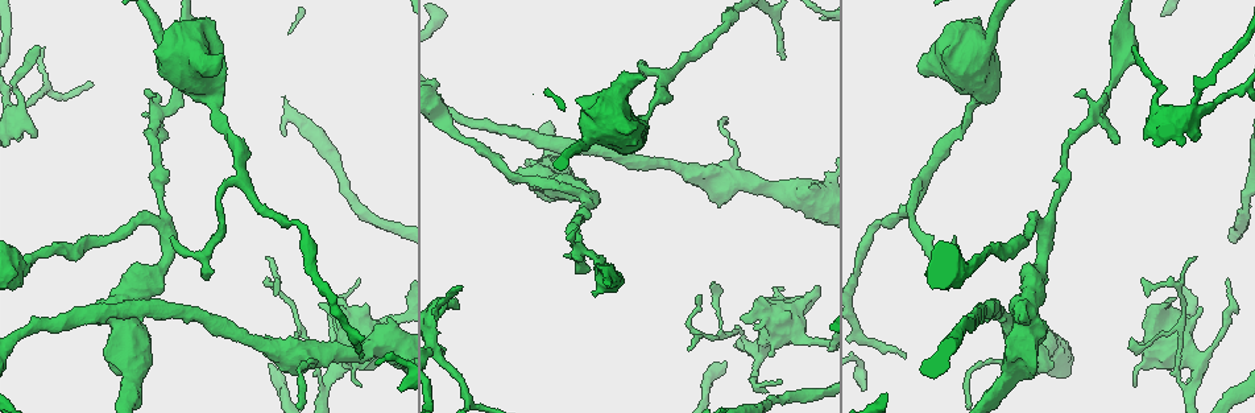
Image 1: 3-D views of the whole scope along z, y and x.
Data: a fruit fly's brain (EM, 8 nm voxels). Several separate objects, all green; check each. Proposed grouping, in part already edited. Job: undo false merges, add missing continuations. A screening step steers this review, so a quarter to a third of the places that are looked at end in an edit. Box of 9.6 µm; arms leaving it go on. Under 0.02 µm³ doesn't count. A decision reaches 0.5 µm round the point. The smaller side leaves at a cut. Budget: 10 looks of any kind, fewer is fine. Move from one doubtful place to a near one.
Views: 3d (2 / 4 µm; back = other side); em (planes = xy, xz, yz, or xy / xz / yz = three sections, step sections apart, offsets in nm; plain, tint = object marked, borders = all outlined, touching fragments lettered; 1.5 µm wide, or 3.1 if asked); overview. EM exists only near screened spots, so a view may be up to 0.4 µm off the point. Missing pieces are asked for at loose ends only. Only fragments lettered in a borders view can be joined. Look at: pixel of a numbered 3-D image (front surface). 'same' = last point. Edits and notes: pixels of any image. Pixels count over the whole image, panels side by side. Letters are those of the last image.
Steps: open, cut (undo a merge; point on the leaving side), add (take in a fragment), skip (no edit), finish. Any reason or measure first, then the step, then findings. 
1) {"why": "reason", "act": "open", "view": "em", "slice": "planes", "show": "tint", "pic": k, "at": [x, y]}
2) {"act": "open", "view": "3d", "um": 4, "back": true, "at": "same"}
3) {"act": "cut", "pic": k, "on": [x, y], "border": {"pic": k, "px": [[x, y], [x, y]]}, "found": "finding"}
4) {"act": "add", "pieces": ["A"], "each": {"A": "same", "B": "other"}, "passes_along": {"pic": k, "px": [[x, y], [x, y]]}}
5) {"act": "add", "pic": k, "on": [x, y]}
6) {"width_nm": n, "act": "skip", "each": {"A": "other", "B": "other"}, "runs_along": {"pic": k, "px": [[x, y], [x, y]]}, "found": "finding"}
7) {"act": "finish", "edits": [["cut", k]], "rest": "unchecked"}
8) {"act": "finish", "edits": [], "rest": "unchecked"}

{"why": "thick turns thin", "act": "open", "view": "3d", "um": 4, "pic": 1, "at": [990, 40]}

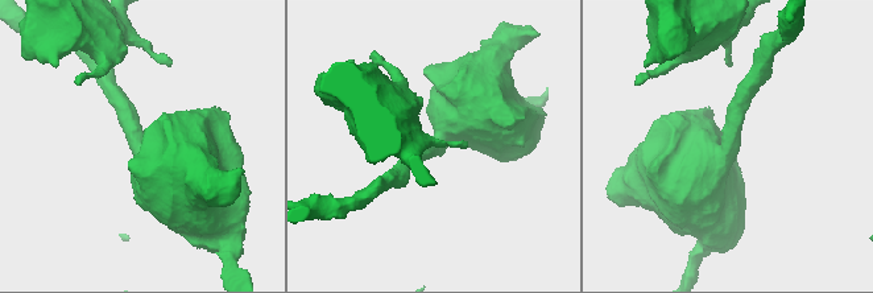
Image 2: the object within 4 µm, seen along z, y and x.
{"why": "now the EM", "act": "open", "view": "em", "slice": "planes", "show": "tint", "pic": 2, "at": [140, 143]}

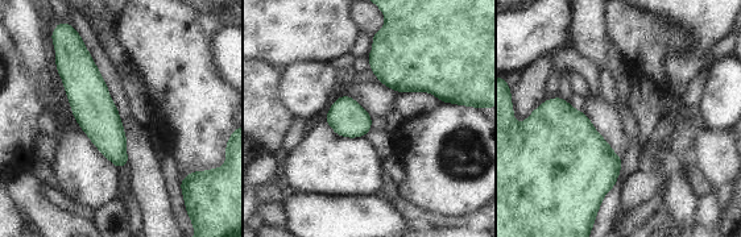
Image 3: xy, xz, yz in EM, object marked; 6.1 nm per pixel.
{"why": "see the neighbours", "act": "open", "view": "em", "slice": "planes", "show": "borders", "at": "same"}

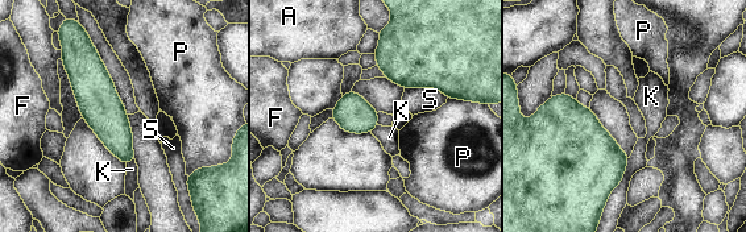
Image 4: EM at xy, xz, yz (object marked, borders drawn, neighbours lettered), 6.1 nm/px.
{"act": "skip", "each": {"A": "other", "F": "other", "K": "other", "P": "other", "S": "other"}, "found": "continuous, no second neuron"}

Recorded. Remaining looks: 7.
{"why": "an open end", "act": "open", "view": "3d", "um": 2, "pic": 1, "at": [35, 136]}

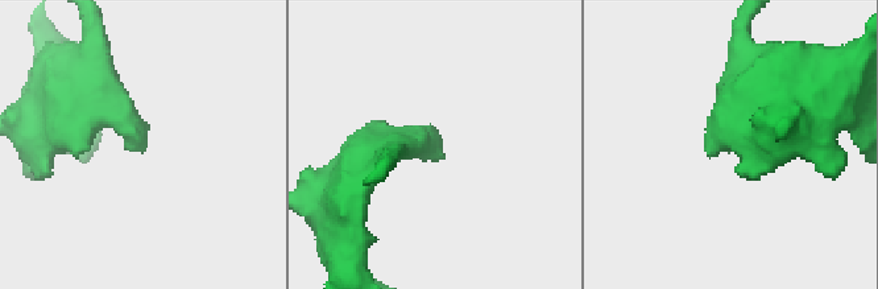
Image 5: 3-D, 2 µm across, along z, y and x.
{"act": "open", "view": "em", "slice": "planes", "show": "plain", "pic": 5, "at": [137, 146]}

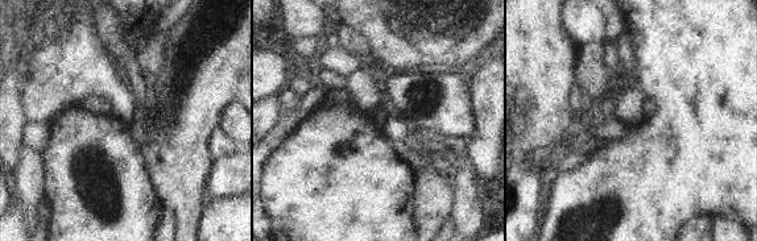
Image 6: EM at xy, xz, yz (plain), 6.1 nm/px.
{"why": "what lies round it", "act": "open", "view": "em", "slice": "planes", "show": "borders", "at": "same"}

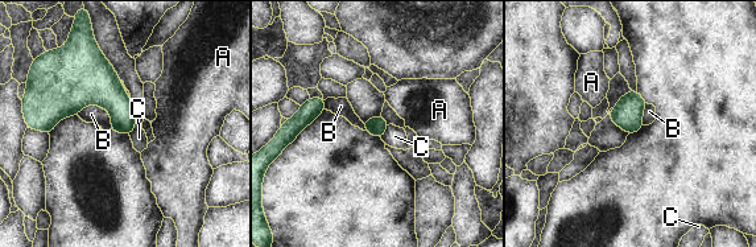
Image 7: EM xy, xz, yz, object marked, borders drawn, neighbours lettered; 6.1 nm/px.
{"width_nm": 120, "longest_contact_nm": ["B", 240], "act": "skip", "each": {"A": "other", "B": "other", "C": "other"}, "found": "no lettered fragment goes on from it"}

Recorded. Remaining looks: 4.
{"why": "stops while still wide", "act": "open", "view": "em", "slice": "xy", "step": 8, "show": "tint", "pic": 1, "at": [1022, 315]}

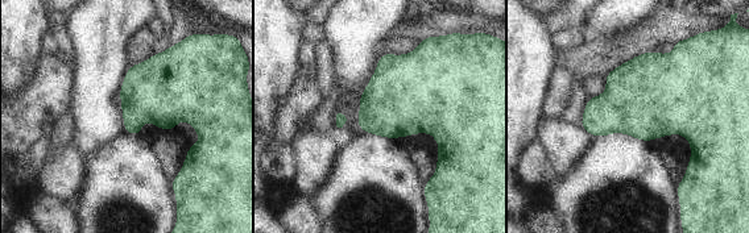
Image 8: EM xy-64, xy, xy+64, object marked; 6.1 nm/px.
{"act": "open", "view": "em", "slice": "xy", "step": 8, "show": "borders", "at": "same"}

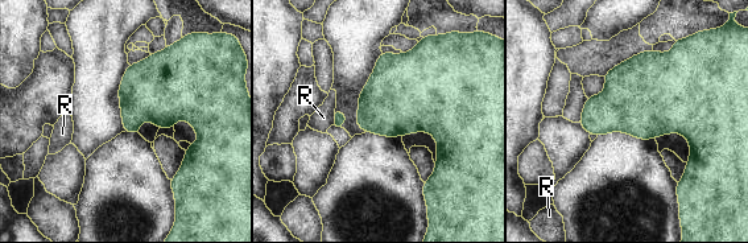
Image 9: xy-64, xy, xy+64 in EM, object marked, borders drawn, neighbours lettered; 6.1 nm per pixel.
{"width_nm": 240, "act": "skip", "each": {"R": "other"}, "border": {"pic": 9, "px": [[334, 114], [335, 123]]}, "found": "no lettered fragment goes on from it"}

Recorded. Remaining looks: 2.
{"why": "an open end", "act": "open", "view": "em", "slice": "planes", "show": "borders", "pic": 1, "at": [359, 385]}

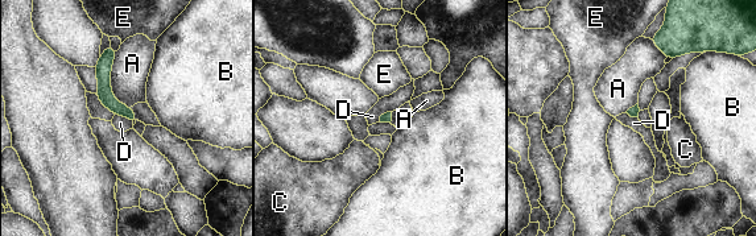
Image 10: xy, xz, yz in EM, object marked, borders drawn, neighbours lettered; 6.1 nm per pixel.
{"act": "skip", "each": {"A": "other", "B": "other", "C": "other", "D": "other", "E": "other"}, "found": "no lettered fragment goes on from it"}

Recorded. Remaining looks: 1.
{"act": "finish", "edits": [], "rest": "unchecked"}

